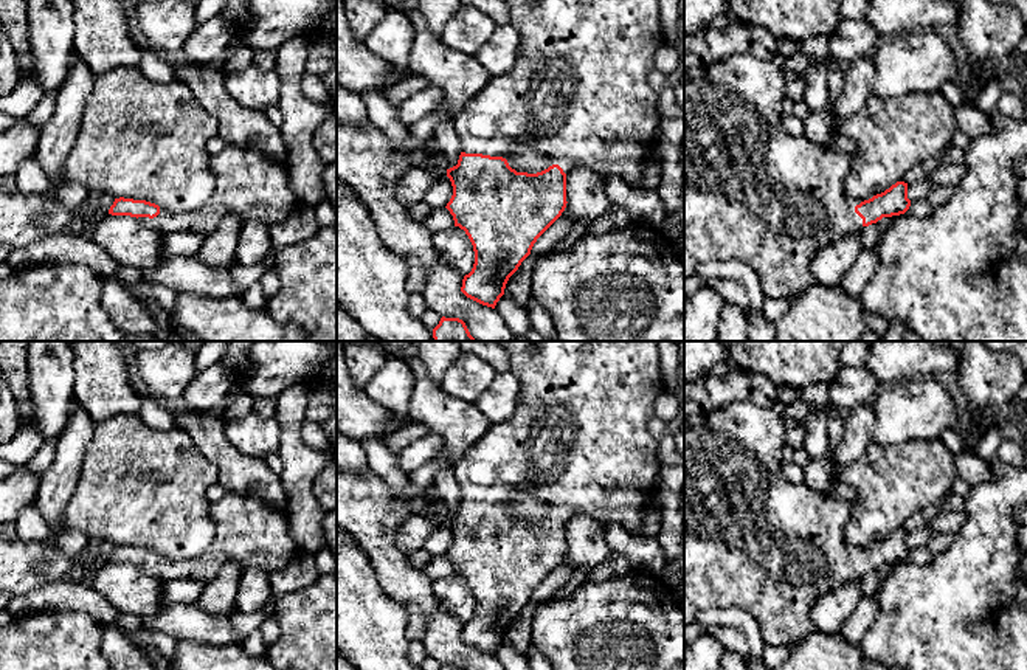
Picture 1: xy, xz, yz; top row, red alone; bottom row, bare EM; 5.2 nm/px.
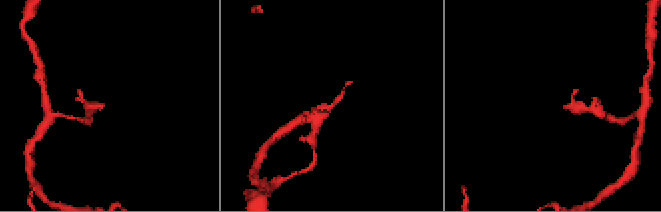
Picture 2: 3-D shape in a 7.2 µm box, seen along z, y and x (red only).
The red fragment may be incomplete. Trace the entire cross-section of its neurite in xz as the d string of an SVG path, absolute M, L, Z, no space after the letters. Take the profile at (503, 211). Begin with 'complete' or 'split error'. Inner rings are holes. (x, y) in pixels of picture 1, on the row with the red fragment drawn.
split error; M501 0L510 11L510 25L520 36L520 53L515 67L500 76L492 76L487 85L453 118L453 126L459 135L461 155L458 164L447 169L447 177L453 186L453 195L447 209L453 216L455 226L459 226L469 236L475 264L462 279L461 292L487 307L495 309L504 295L509 278L518 270L521 262L531 254L537 239L562 216L566 208L566 175L574 168L588 168L605 181L610 175L621 177L630 188L641 189L642 164L647 154L655 147L655 130L662 116L658 112L658 93L648 85L647 76L655 64L656 51L666 43L659 23L658 0ZM517 143L529 144L549 160L549 168L537 172L517 172L507 163L510 147Z

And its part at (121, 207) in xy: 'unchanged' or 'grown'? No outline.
grown

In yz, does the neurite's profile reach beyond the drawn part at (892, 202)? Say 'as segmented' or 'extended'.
extended

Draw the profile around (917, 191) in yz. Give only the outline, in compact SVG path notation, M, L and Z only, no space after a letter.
M928 180L908 185L908 199L911 202L925 200L928 199L932 189L934 189L934 185Z

